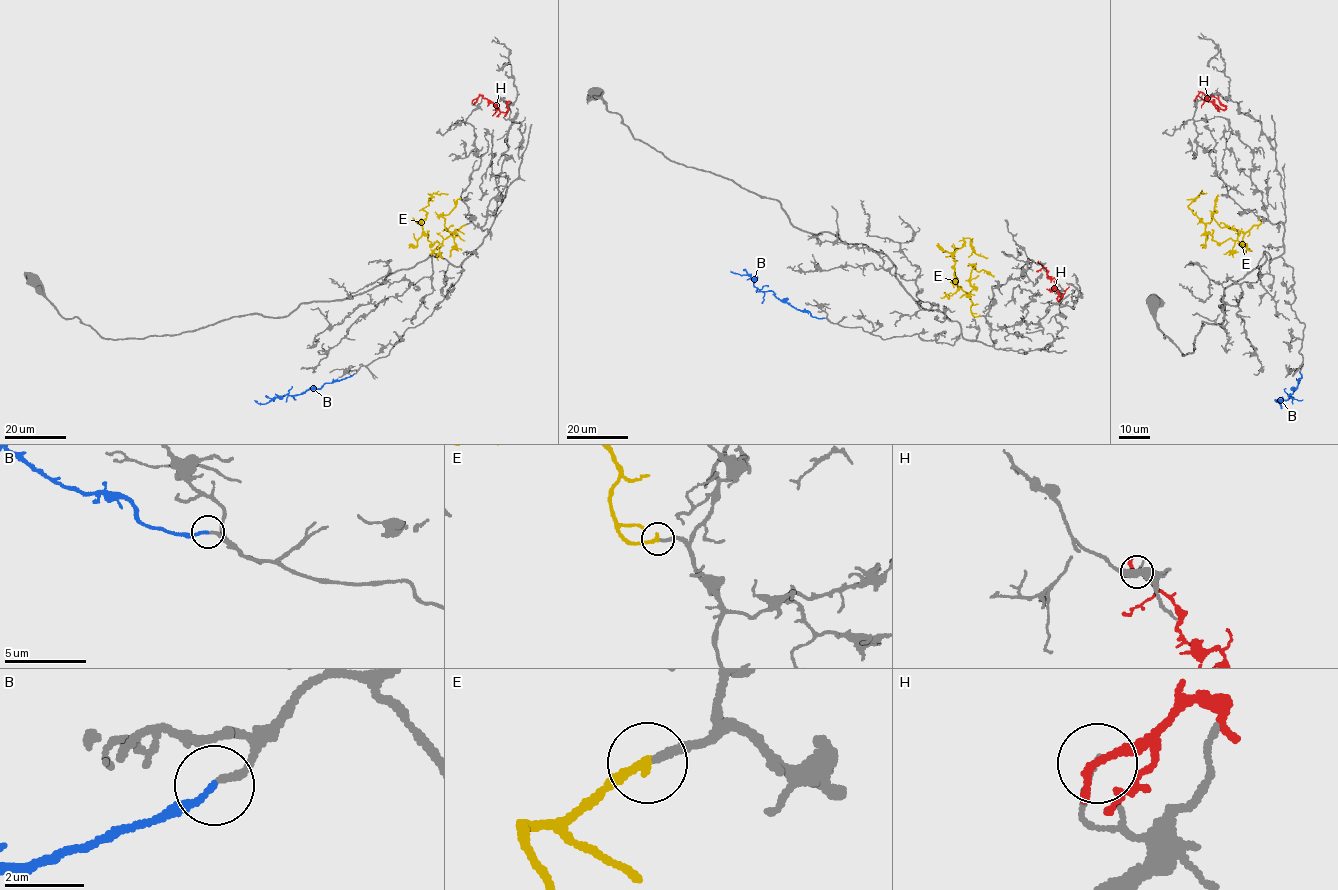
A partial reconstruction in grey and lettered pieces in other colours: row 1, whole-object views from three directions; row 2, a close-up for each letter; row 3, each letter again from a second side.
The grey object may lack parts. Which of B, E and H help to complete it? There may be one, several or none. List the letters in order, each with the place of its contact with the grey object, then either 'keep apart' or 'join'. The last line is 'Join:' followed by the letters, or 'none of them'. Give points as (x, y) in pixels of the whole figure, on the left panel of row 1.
B: contact (353, 374); join
E: contact (464, 225); join
H: contact (473, 100); keep apart
Join: B, E

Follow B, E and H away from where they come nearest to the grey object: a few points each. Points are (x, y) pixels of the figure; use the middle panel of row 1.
B: (824, 317), (814, 317), (808, 311), (797, 310), (771, 291), (760, 291), (747, 275), (731, 271)
E: (979, 316), (972, 314), (970, 297), (957, 286), (953, 252), (966, 238), (975, 252), (987, 258)
H: (1039, 263), (1055, 279), (1057, 300), (1069, 286)

